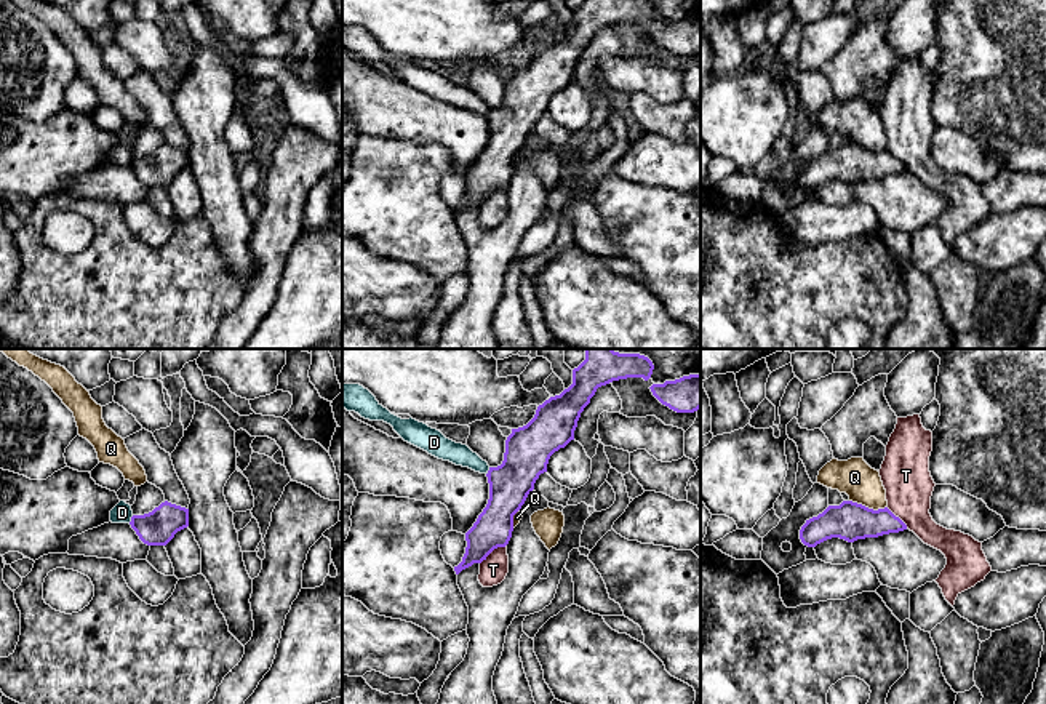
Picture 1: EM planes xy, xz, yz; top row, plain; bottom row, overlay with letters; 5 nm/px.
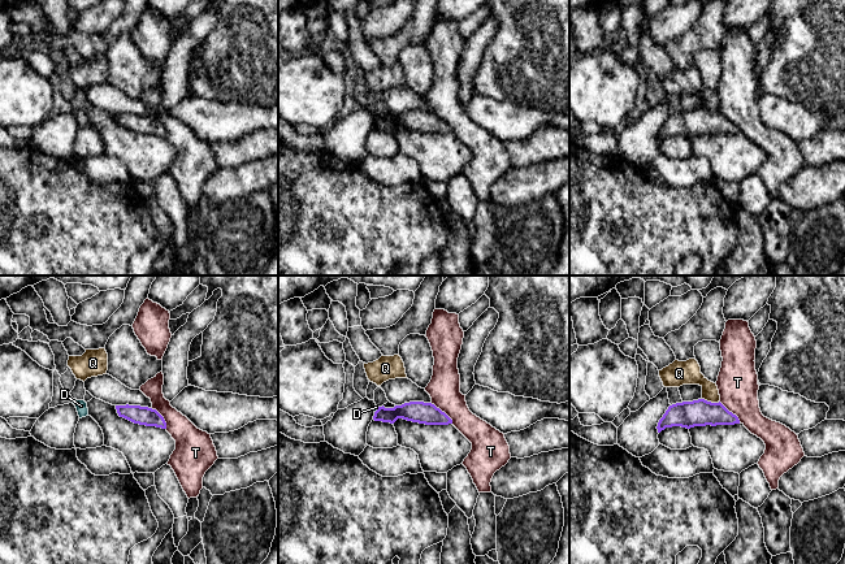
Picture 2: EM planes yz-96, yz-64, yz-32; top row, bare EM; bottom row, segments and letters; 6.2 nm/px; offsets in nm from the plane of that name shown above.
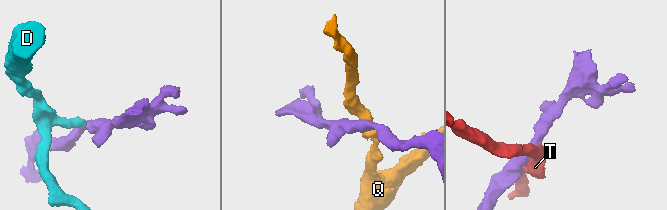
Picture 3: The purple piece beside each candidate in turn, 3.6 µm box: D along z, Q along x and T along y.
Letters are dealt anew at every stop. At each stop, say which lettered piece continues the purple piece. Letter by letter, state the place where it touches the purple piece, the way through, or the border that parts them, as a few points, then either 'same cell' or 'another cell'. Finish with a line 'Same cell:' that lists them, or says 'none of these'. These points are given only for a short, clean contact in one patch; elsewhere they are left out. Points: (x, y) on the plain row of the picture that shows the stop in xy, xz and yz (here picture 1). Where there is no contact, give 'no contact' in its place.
D: xy (131, 160) | along xy (133, 157), (128, 164) | another cell
Q: yz (867, 149) | along yz (850, 141), (874, 151), (886, 149) | another cell
T: xz (493, 191) | another cell
Same cell: none of these

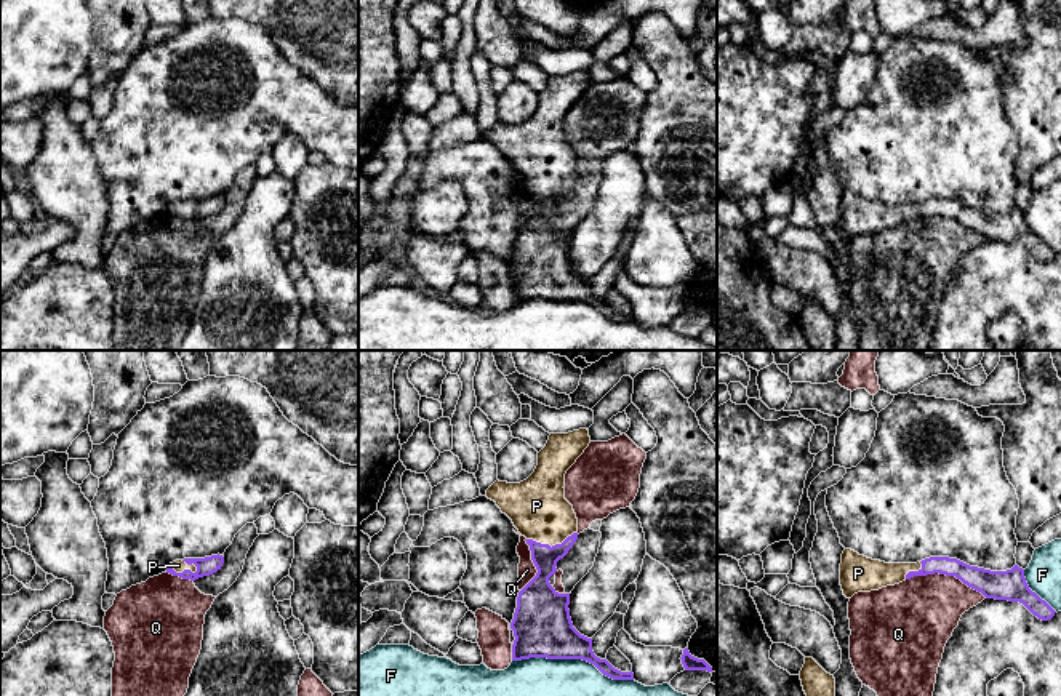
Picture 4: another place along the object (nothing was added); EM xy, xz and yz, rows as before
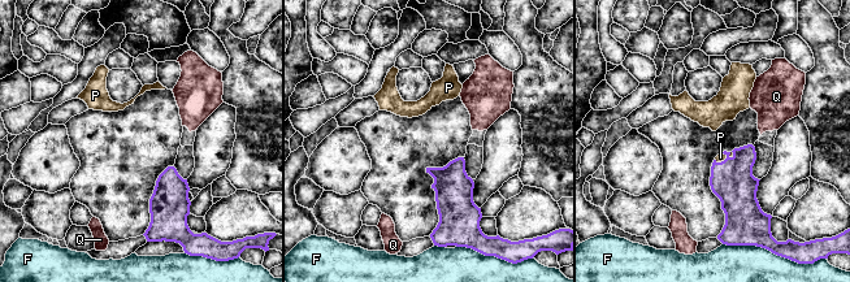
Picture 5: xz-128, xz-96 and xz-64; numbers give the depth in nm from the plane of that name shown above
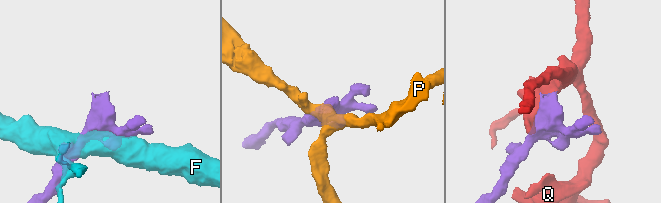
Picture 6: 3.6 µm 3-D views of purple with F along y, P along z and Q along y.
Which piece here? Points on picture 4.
F: xz (573, 300) | another cell
P: xz (549, 188) | across xz (538, 236), (544, 194), (549, 188), (549, 165), (536, 148) | same cell
Q: yz (946, 216) | another cell
Same cell: P

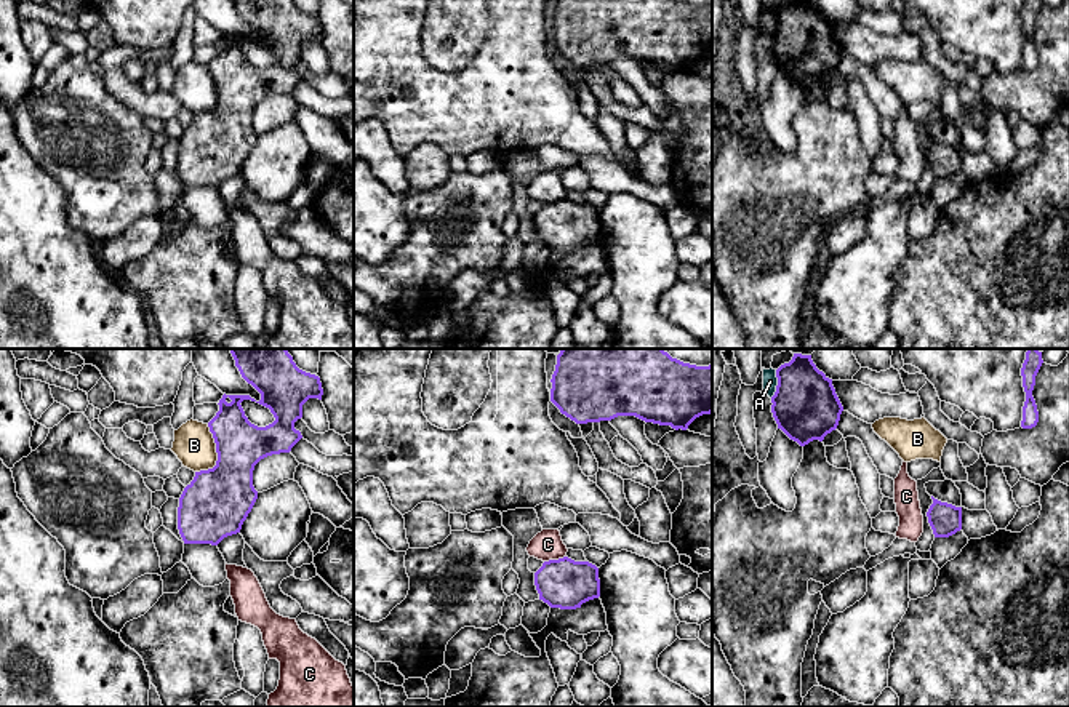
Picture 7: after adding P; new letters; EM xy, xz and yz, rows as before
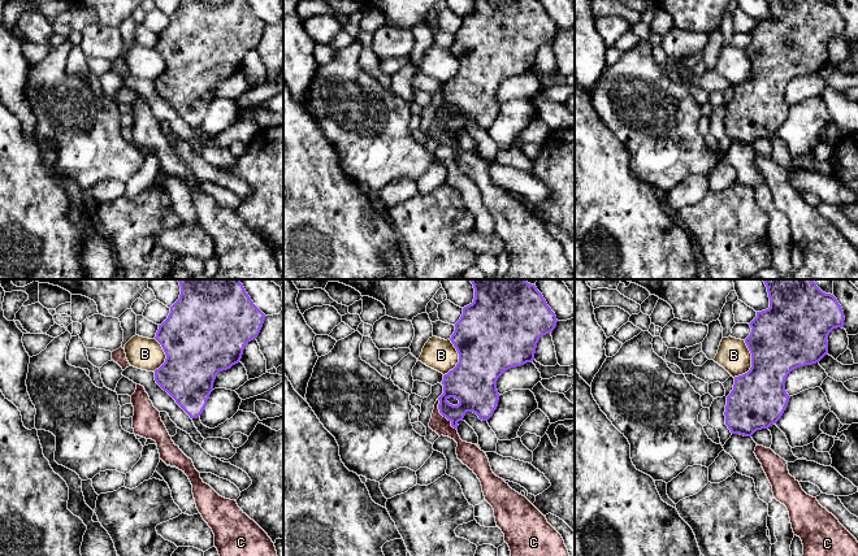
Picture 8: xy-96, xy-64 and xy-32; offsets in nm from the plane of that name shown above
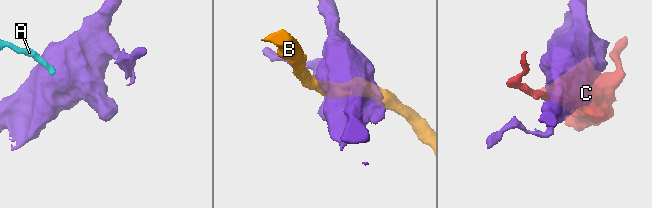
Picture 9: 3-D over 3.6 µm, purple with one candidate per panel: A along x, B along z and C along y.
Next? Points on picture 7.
A: yz (778, 26) | another cell
B: xy (218, 96) | another cell
C: xz (554, 202) | along xz (565, 197), (544, 203) | another cell
Same cell: none of these

